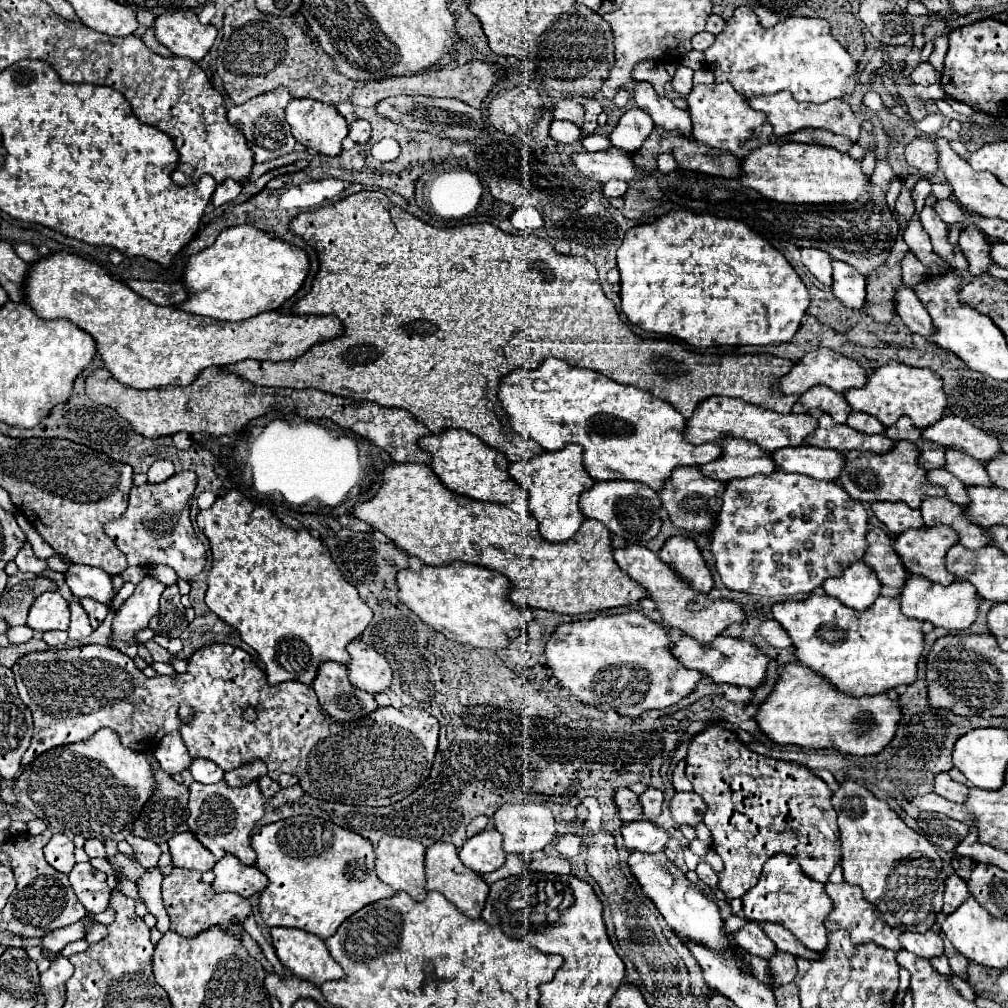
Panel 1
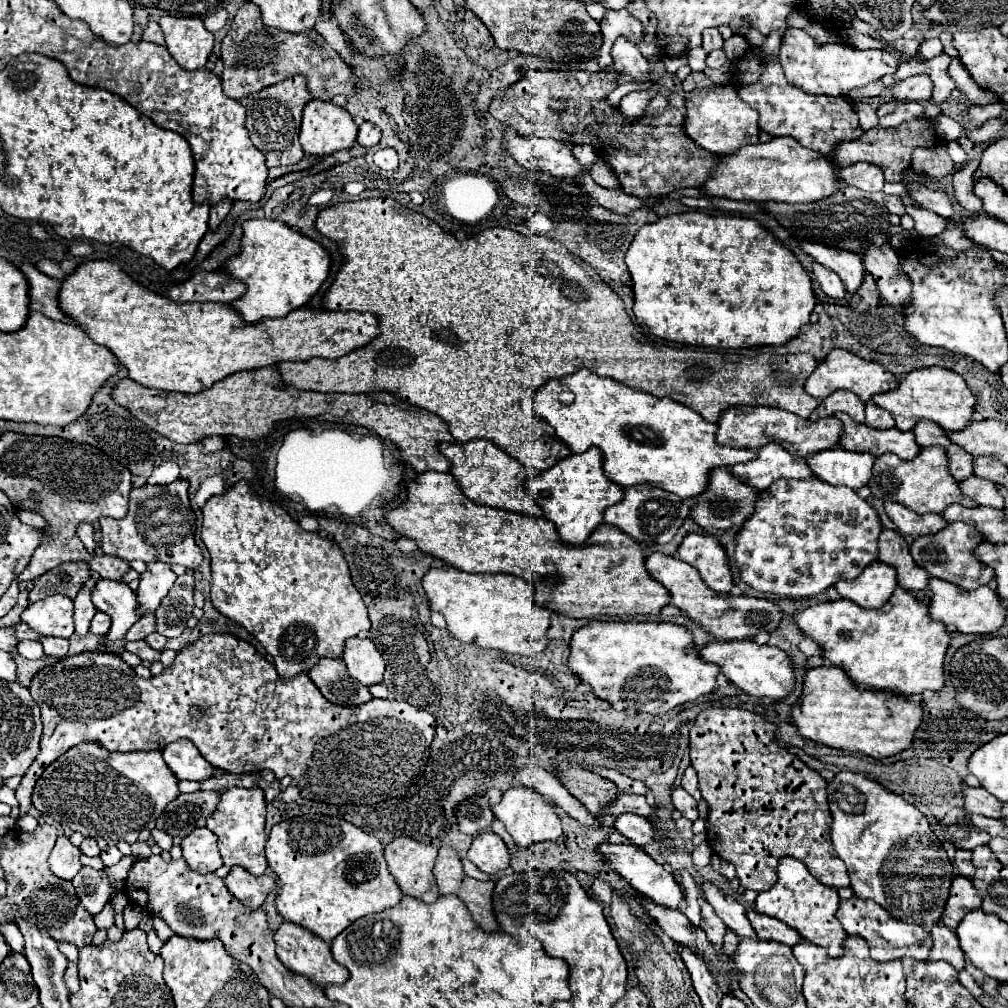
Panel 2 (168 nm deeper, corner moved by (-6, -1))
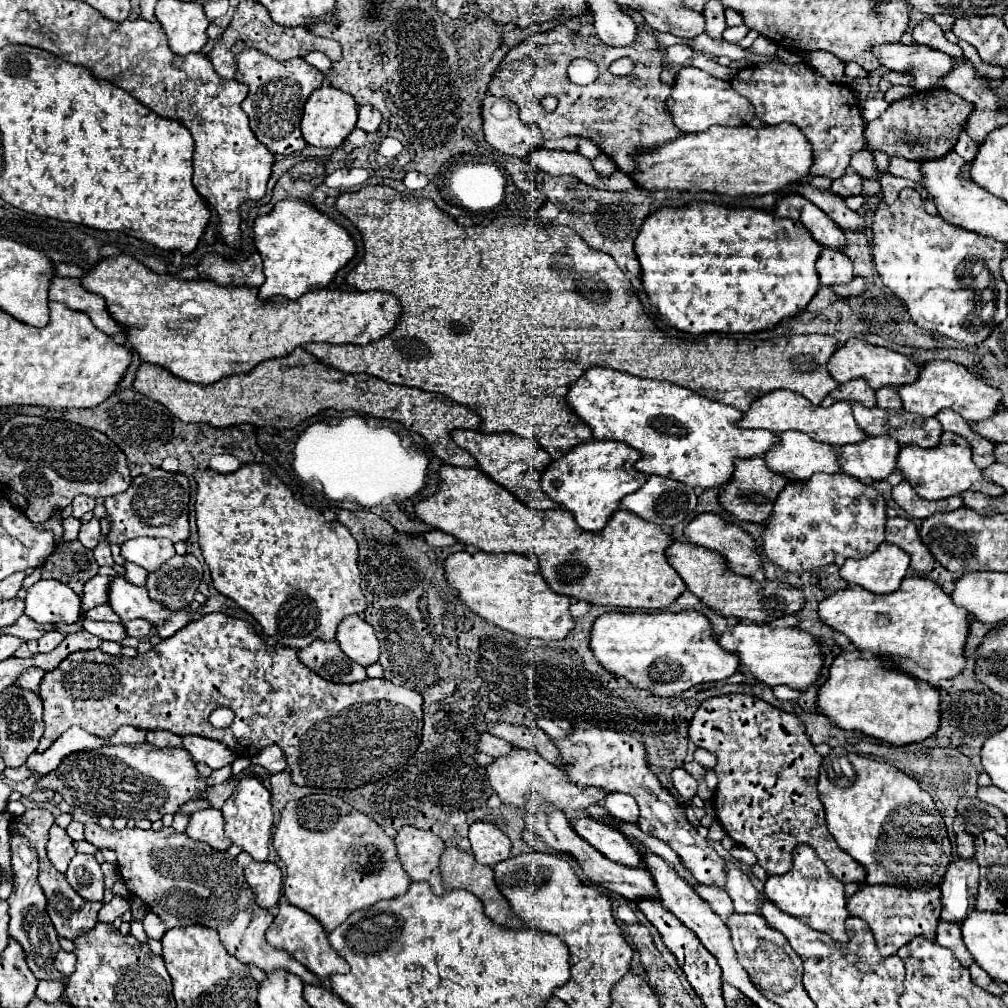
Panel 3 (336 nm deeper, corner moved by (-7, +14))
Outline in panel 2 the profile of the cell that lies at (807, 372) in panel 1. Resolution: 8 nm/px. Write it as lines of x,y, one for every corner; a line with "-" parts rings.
832,350
830,356
818,364
816,372
806,380
806,392
812,394
814,398
828,398
836,390
850,390
856,392
862,402
868,402
874,394
882,394
888,390
894,390
898,386
898,378
890,374
884,366
876,362
868,362
848,350

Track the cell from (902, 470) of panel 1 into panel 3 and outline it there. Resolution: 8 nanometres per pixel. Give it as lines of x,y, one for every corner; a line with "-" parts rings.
943,433
941,443
933,449
921,449
915,445
901,447
897,455
897,471
905,481
913,485
913,489
919,493
919,497
925,499
945,499
959,495
963,491
981,491
985,495
999,497
1003,495
1003,489
991,481
987,481
981,475
981,469
977,469
971,461
971,447
967,441
955,433

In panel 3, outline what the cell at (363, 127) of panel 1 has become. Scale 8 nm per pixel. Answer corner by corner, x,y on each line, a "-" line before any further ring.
361,105
359,107
359,121
357,121
359,129
363,129
367,133
373,133
381,125
381,121
383,121
383,117
373,105

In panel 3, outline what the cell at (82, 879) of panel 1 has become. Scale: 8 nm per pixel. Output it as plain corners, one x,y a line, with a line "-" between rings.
77,853
71,859
65,877
83,899
87,899
87,901
101,901
103,899
103,891
105,891
103,871
93,855

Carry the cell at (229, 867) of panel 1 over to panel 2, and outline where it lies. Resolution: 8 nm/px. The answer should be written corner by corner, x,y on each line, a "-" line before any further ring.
234,866
230,874
224,878
226,888
242,902
248,904
250,908
260,908
270,892
276,890
274,878
262,874
262,876
252,876
240,866

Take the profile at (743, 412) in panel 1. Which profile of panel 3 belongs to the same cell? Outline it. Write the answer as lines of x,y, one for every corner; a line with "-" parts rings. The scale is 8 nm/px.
771,391
767,395
761,395
757,401
751,403
751,409
747,409
737,423
741,429
767,429
773,433
783,431
801,431
813,437
815,441
827,443
827,445
845,445
845,443
857,443
865,437
865,433
859,429
859,425
853,419
851,403
837,401
831,407
815,407
799,393
791,391

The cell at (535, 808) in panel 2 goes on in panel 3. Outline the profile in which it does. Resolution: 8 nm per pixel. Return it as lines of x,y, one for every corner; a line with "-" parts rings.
513,749
509,757
495,759
487,767
487,775
501,803
509,807
517,807
517,809
525,809
525,797
531,791
541,793
549,801
549,805
557,805
557,809
561,811
587,809
587,805
595,805
595,803
601,805
601,801
605,801
605,795
609,795
605,793
605,789
581,789
581,785
573,785
571,781
565,781
565,775
555,765
547,763
541,755
529,749

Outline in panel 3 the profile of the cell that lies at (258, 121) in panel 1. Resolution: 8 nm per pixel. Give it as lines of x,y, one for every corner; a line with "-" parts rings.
247,49
237,55
235,79
249,87
249,95
241,103
241,107
249,115
249,125
255,137
273,153
289,155
301,151
307,145
299,129
299,121
303,117
303,105
307,97
317,87
323,85
323,75
303,57
279,63
269,59
257,49

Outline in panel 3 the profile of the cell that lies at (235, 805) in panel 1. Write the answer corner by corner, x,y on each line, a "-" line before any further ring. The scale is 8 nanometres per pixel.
247,775
243,777
233,795
223,803
223,817
225,817
225,835
231,839
233,845
239,845
247,851
255,861
267,861
269,853
269,839
271,839
271,825
273,825
273,811
271,811
271,793
263,787
263,783

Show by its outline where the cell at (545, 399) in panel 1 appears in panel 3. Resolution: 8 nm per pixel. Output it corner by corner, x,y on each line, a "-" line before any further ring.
591,367
579,377
569,393
565,395
567,407
583,419
595,439
613,439
623,441
629,447
637,449
641,453
641,459
637,459
635,467
645,475
661,475
675,481
681,481
689,487
719,487
729,481
733,475
733,461
739,457
757,457
765,455
773,443
777,443
777,435
771,431
761,429
739,429
737,421
741,419
741,411
717,401
709,401
695,391
687,387
677,387
667,381
653,381
653,379
641,379
635,375
627,375
609,367

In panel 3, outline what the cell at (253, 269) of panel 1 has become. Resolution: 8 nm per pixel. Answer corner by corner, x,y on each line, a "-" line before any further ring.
297,199
279,201
271,209
271,213
259,215
253,231
255,231
255,247
263,257
263,273
265,273
265,283
259,287
259,299
269,299
275,295
281,295
287,299
299,299
307,291
327,287
335,277
335,273
343,265
347,265
347,261
355,255
355,243
351,241
349,233
341,225
337,225
327,215
321,215
313,205

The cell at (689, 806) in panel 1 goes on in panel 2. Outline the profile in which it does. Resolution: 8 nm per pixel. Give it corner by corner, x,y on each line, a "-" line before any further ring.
682,786
672,790
672,804
674,804
674,808
678,812
682,812
684,818
688,818
692,822
698,818
698,804
696,804
696,800

